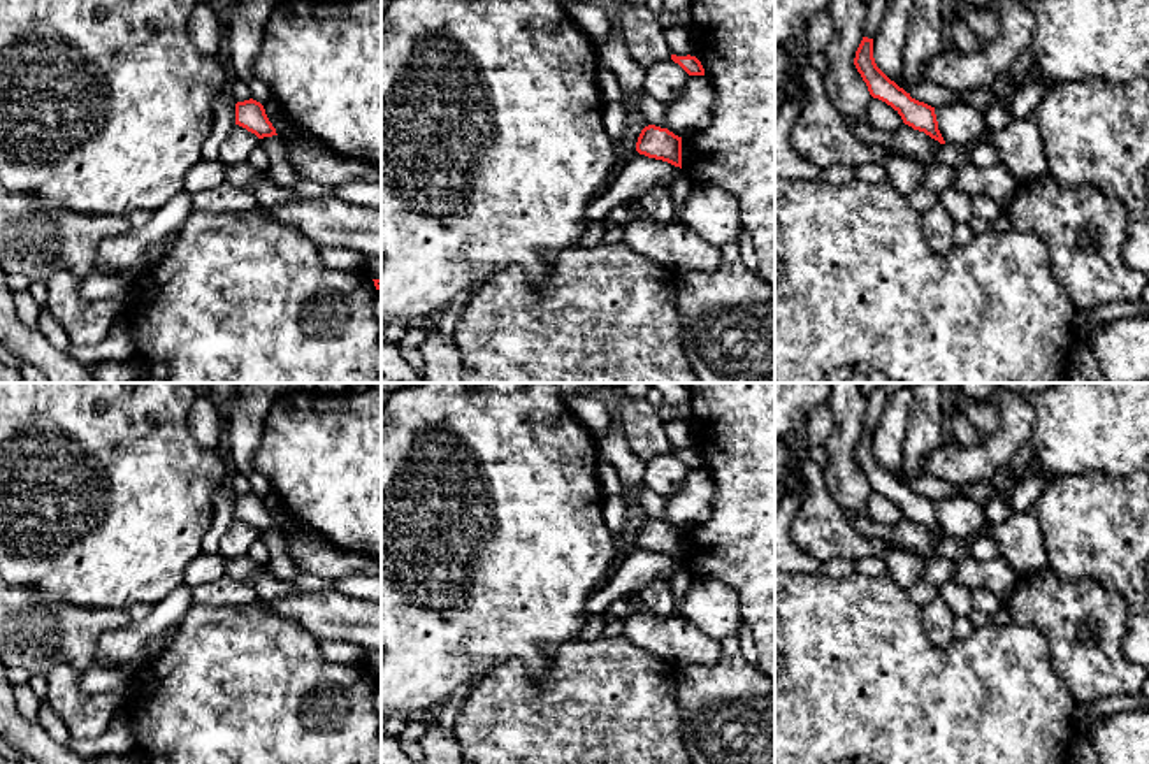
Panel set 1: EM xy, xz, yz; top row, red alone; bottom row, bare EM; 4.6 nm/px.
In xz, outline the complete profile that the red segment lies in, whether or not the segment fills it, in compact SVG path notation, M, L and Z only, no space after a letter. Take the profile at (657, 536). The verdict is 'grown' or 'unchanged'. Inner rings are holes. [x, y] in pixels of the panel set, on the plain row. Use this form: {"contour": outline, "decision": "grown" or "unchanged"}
{"contour": "M655 518L645 520L638 530L636 544L682 562L682 530L668 522Z", "decision": "unchanged"}

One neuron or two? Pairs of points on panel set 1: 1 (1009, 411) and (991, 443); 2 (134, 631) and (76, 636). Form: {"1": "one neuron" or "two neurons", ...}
{"1": "one neuron", "2": "two neurons"}

